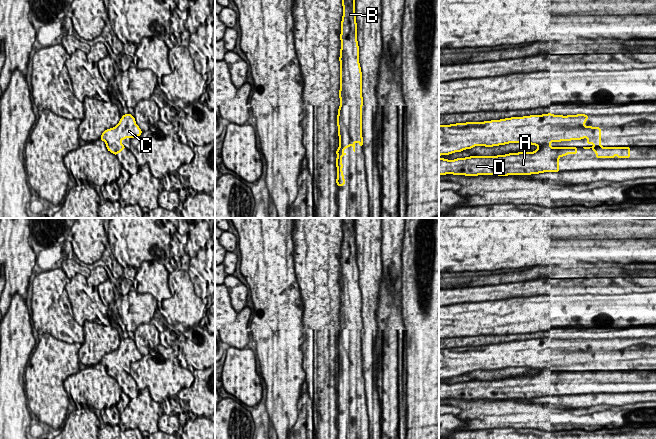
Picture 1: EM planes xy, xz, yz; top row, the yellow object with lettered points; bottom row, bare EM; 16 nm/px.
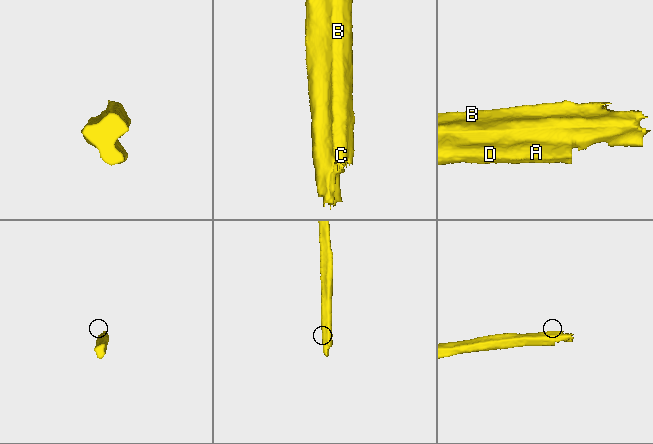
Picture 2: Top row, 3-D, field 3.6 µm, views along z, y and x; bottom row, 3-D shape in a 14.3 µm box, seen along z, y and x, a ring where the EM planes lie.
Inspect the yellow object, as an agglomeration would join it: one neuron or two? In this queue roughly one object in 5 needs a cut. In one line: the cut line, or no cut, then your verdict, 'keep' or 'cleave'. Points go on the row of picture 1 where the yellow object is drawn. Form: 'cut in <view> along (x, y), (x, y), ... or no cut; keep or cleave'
no cut; keep

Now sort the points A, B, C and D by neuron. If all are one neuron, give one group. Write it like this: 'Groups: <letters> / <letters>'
Groups: A B C D

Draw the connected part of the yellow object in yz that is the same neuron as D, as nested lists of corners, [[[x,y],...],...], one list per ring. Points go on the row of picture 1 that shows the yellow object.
[[[551,113],[542,115],[530,115],[523,117],[511,117],[500,120],[491,120],[484,122],[466,122],[456,123],[450,125],[439,125],[439,156],[449,155],[455,152],[461,152],[466,149],[471,149],[475,146],[493,147],[505,145],[509,143],[528,143],[535,145],[538,148],[534,152],[518,152],[509,153],[497,156],[470,156],[465,158],[457,158],[448,160],[439,157],[439,175],[453,174],[465,176],[478,176],[478,175],[531,175],[544,172],[559,172],[559,158],[565,157],[568,154],[577,154],[577,147],[552,147],[551,142],[571,141],[587,139],[587,144],[592,144],[592,147],[583,147],[584,149],[592,149],[596,158],[630,158],[630,147],[602,147],[601,146],[601,128],[585,125],[589,115],[554,115]]]

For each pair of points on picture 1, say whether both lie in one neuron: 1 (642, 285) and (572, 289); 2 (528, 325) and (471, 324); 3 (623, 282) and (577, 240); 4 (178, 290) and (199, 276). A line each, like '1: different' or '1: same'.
1: same
2: same
3: different
4: different

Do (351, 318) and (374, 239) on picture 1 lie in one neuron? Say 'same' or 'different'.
different

